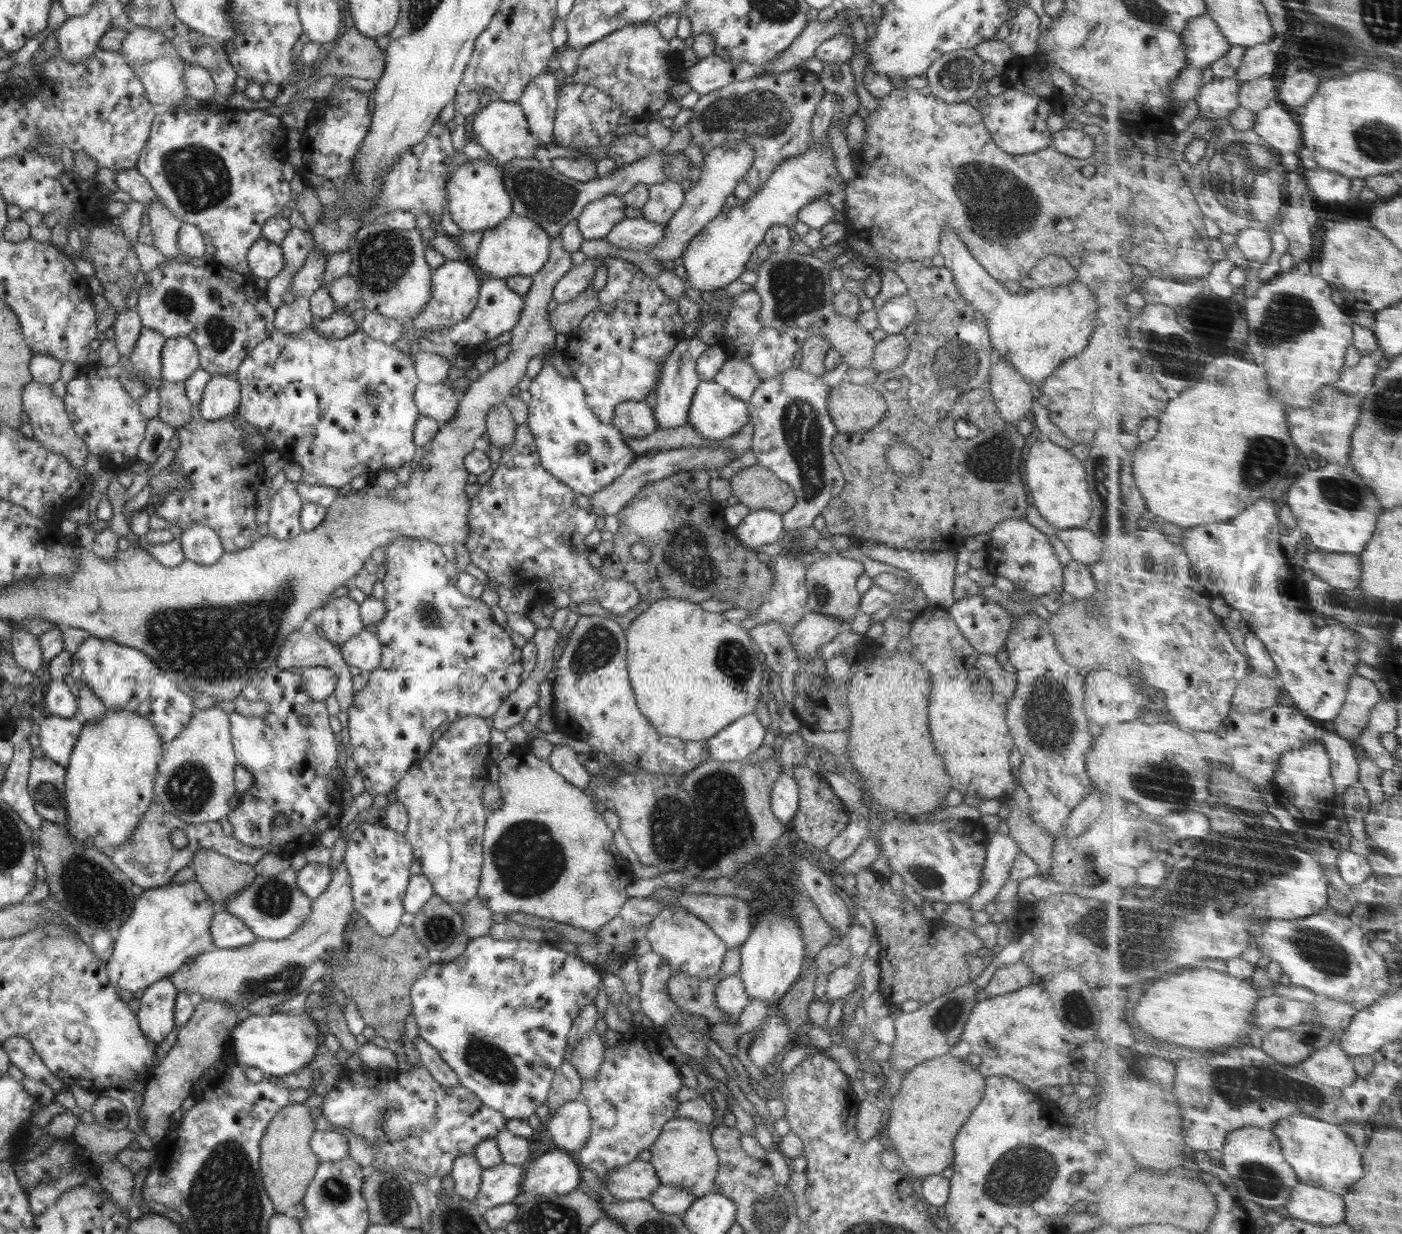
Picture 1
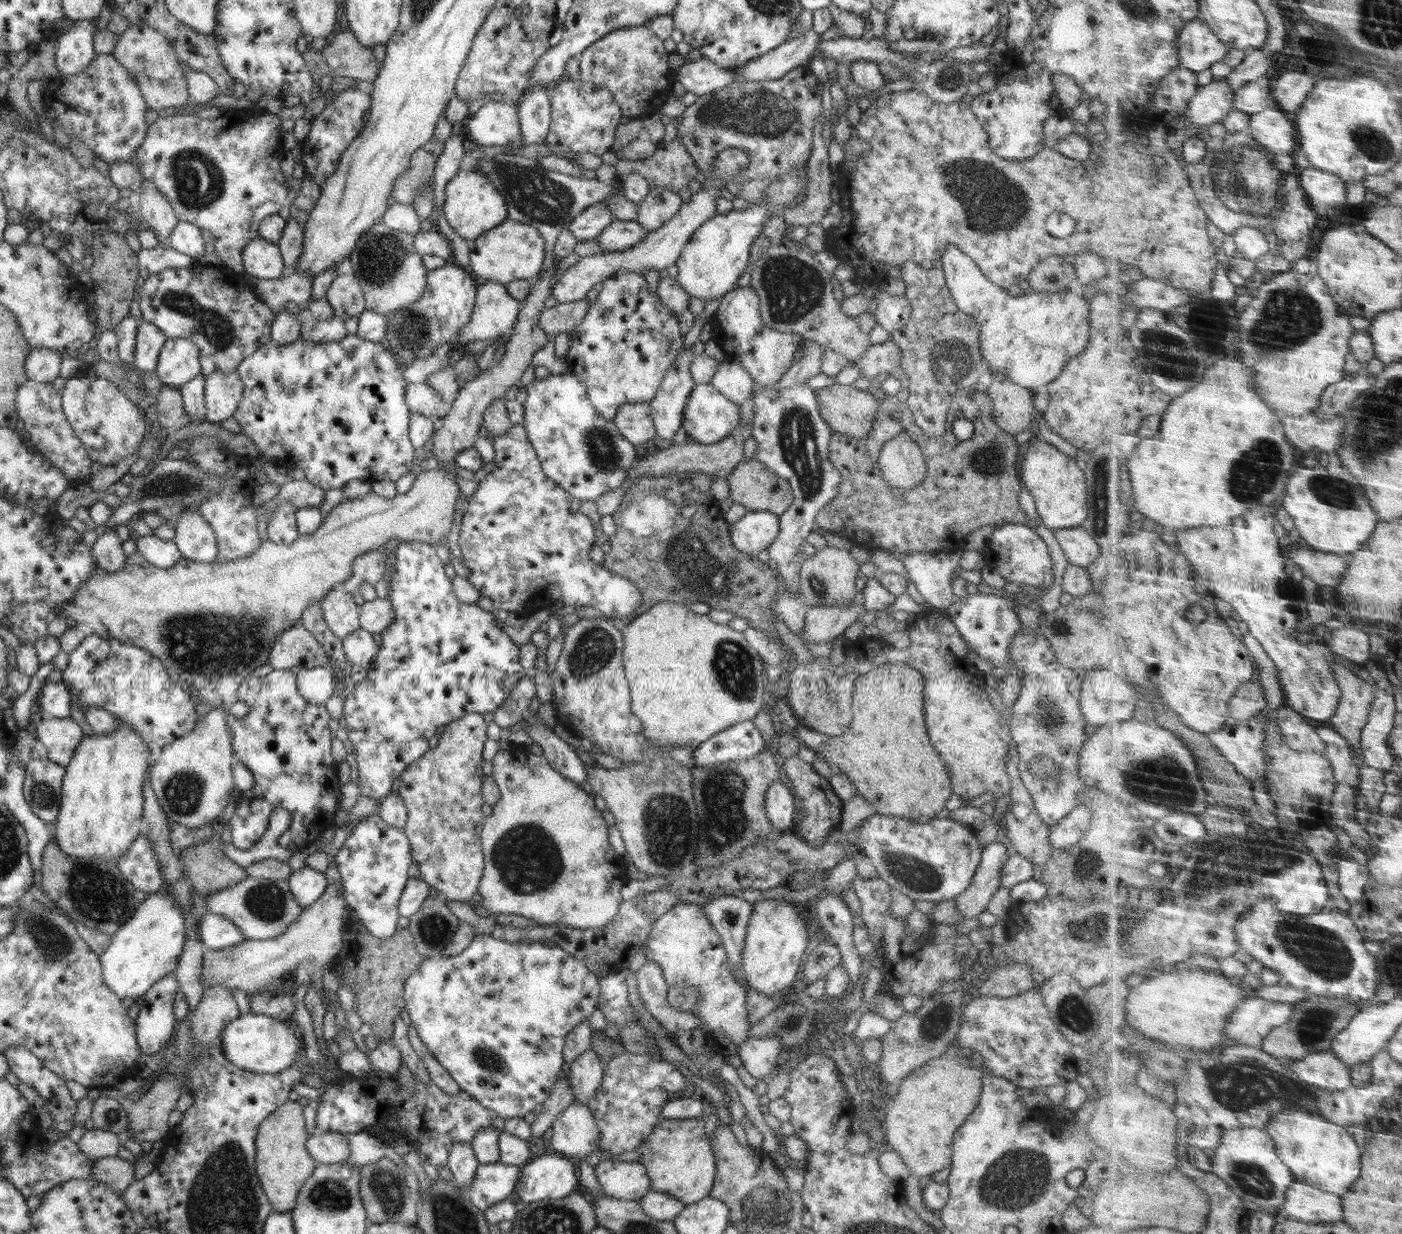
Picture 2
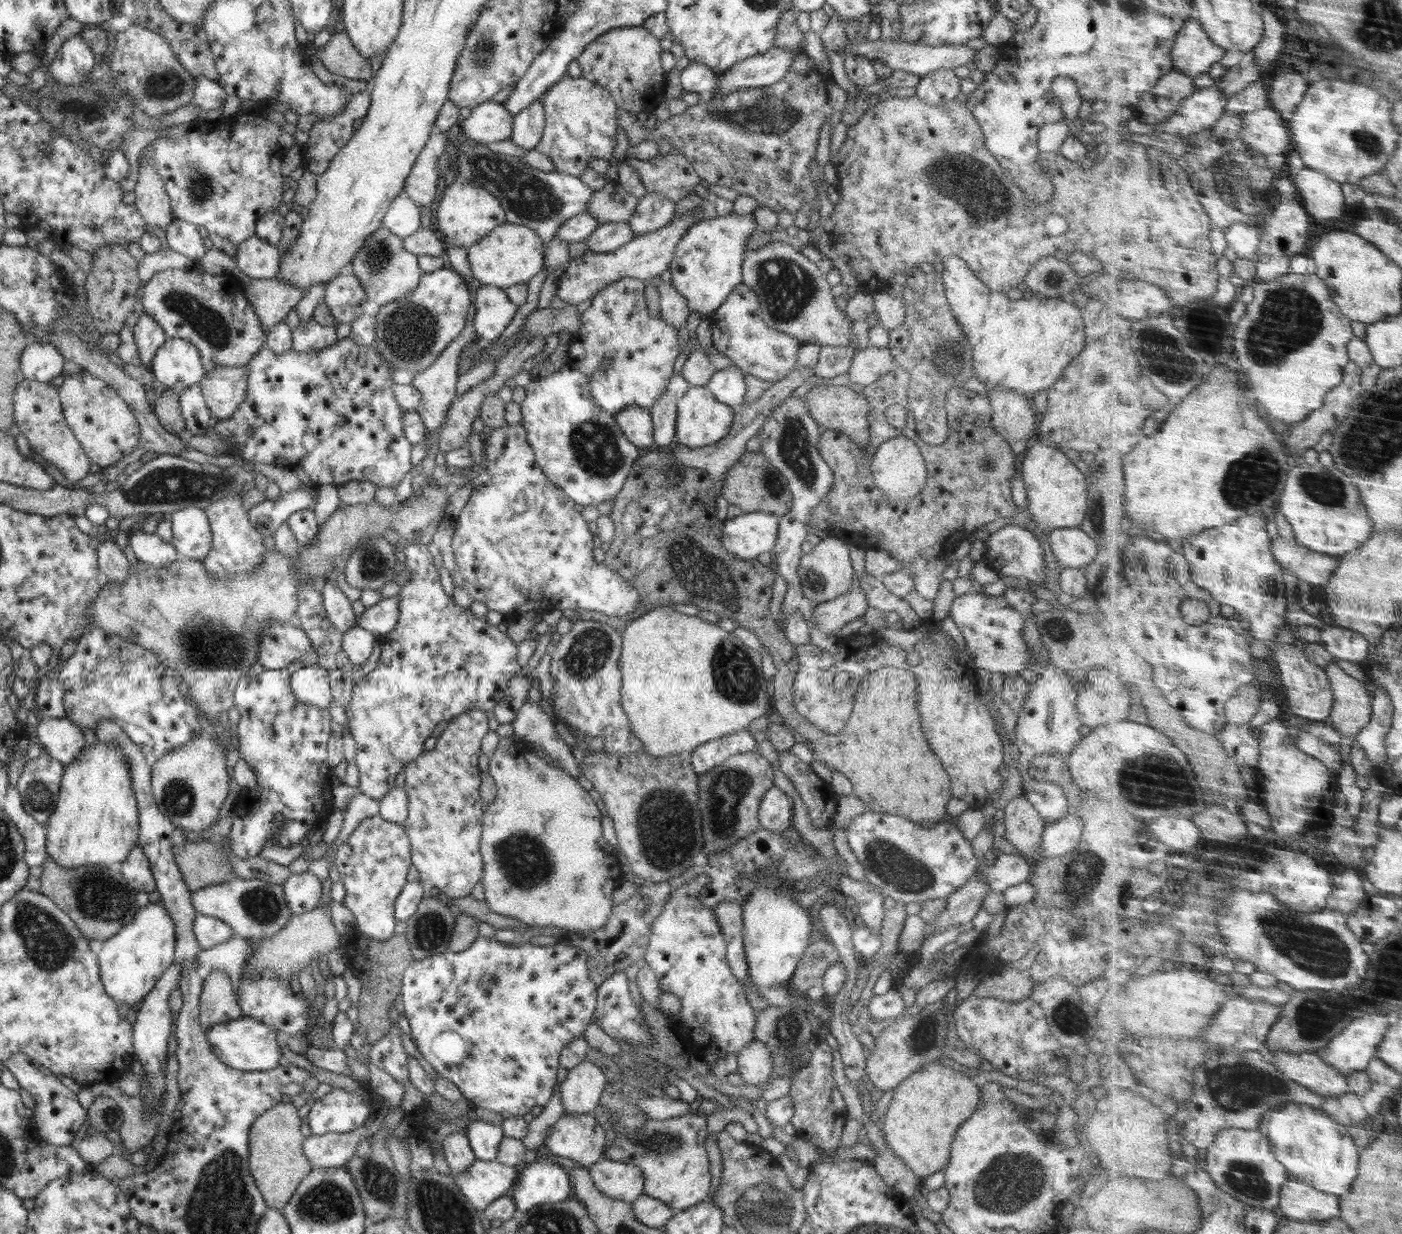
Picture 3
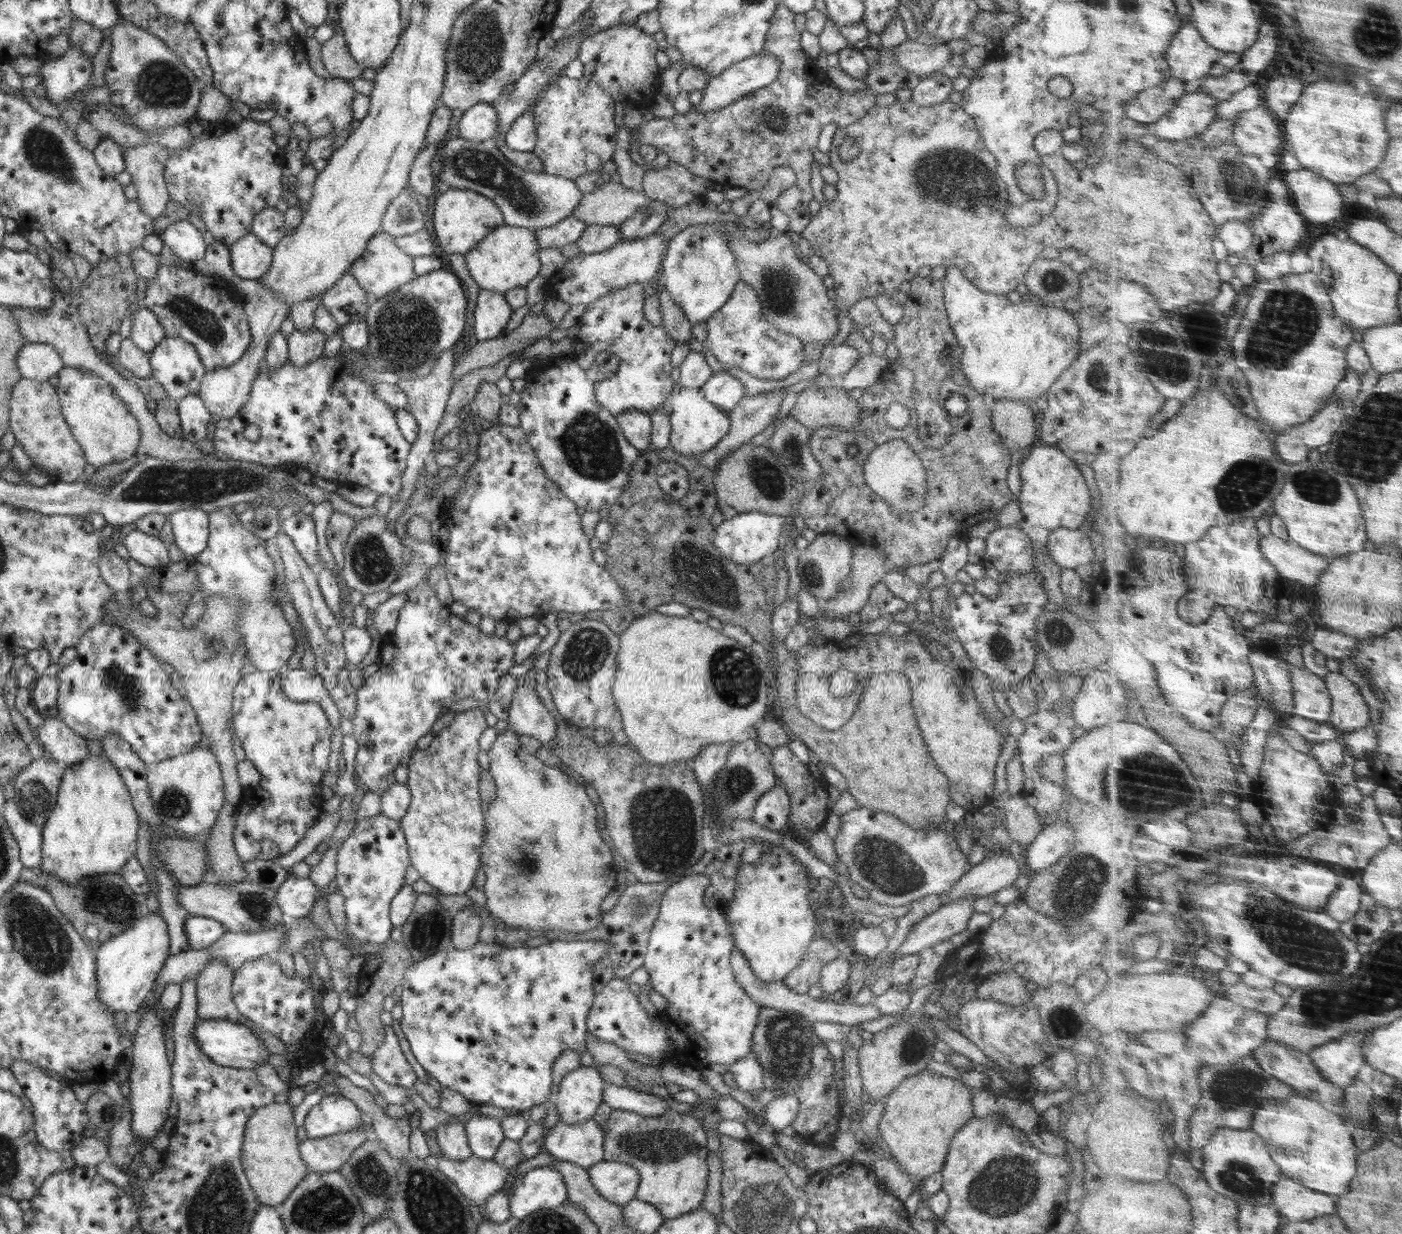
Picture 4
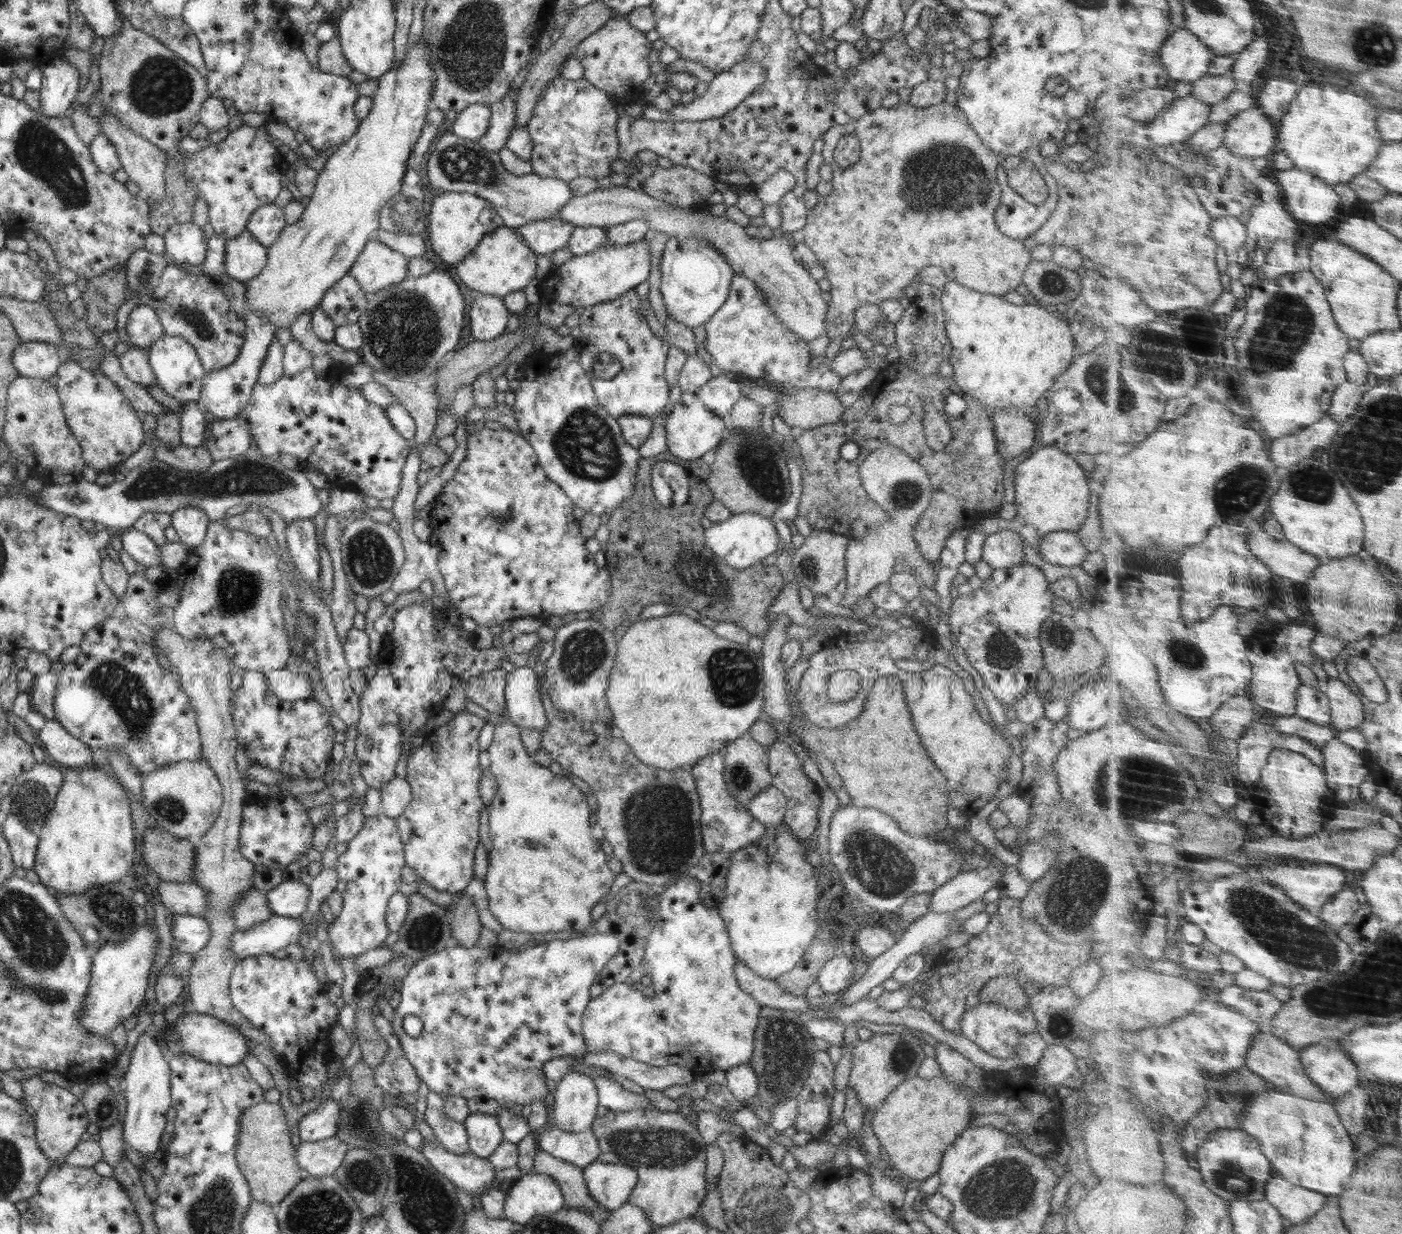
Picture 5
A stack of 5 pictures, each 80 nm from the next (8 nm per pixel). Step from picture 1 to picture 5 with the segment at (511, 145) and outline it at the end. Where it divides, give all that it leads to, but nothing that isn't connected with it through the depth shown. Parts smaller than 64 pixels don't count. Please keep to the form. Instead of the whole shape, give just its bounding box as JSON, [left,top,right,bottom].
[450,105,490,141]

